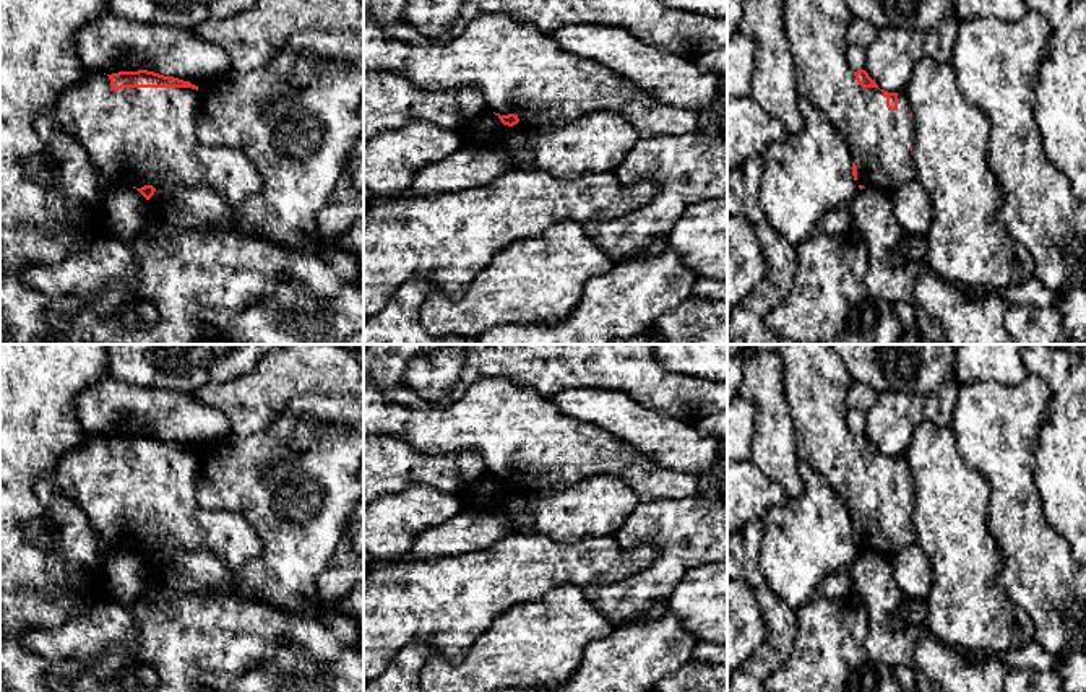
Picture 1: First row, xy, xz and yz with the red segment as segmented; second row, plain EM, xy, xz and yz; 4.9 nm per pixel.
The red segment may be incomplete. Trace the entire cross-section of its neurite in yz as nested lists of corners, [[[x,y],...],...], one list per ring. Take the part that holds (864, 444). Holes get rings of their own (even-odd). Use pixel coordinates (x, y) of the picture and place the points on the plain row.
[[[752,344],[752,351],[774,351],[782,362],[782,383],[792,417],[795,453],[808,461],[844,500],[852,520],[852,539],[859,552],[873,551],[893,557],[916,543],[912,521],[914,484],[909,463],[888,456],[865,434],[854,435],[846,421],[846,396],[852,377],[833,344]]]

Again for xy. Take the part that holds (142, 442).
[[[148,434],[106,439],[89,435],[58,461],[54,487],[75,500],[97,536],[114,549],[130,549],[146,564],[161,551],[206,549],[229,570],[260,556],[263,543],[245,517],[235,510],[206,510],[198,504],[195,476],[198,450]]]

